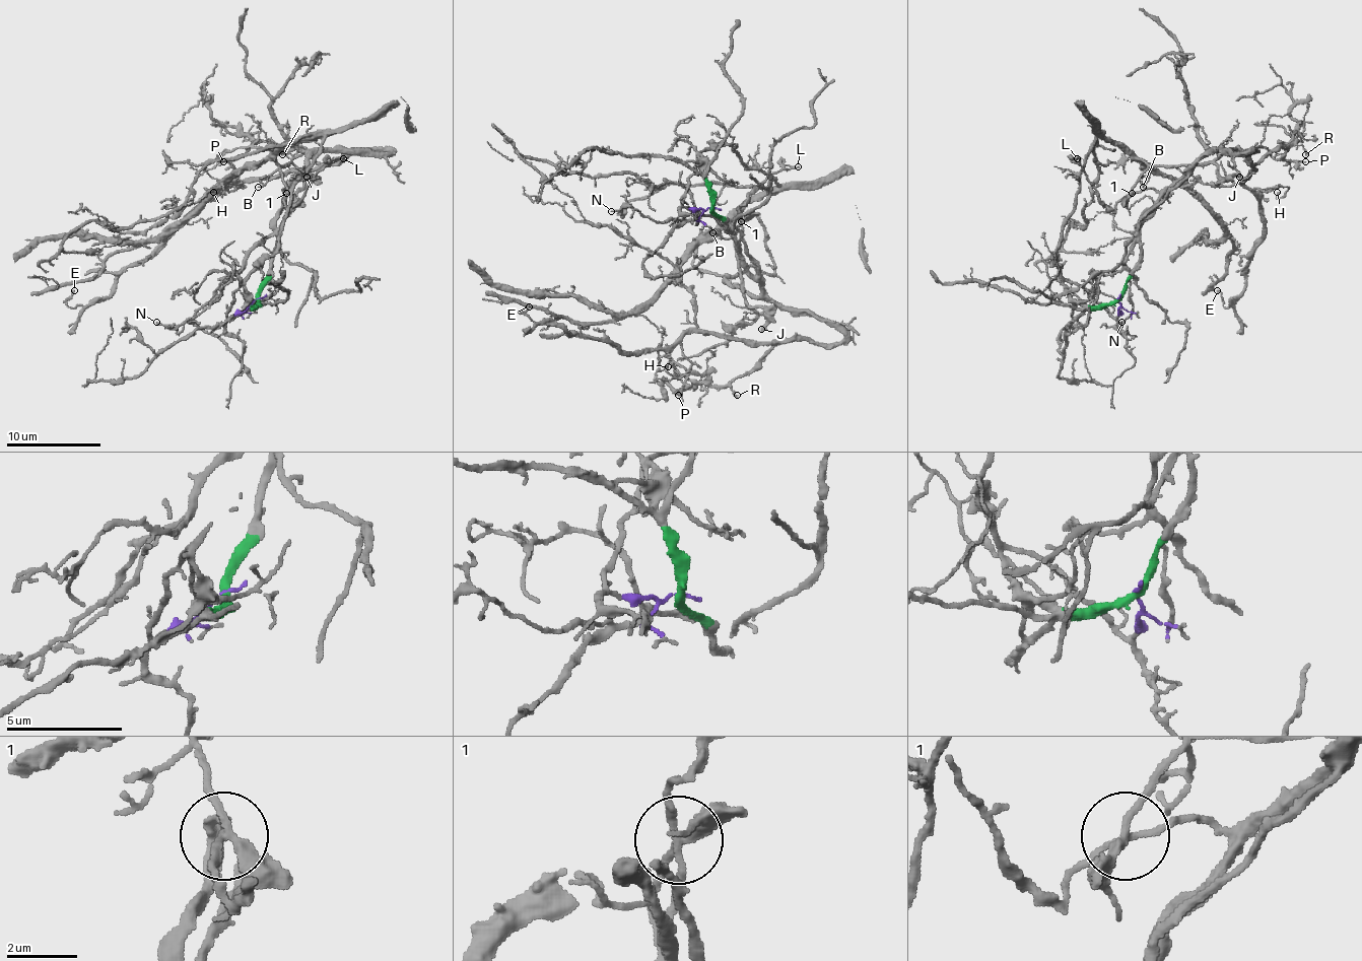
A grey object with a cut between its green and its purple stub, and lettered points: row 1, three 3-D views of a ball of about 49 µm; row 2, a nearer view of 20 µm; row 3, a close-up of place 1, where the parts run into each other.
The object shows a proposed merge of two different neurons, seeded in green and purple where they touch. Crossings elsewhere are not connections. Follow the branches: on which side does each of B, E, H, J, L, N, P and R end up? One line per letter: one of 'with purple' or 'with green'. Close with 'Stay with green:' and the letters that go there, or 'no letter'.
B: with purple
E: with green
H: with green
J: with purple
L: with green
N: with green
P: with green
R: with green
Stay with green: E, H, L, N, P, R

